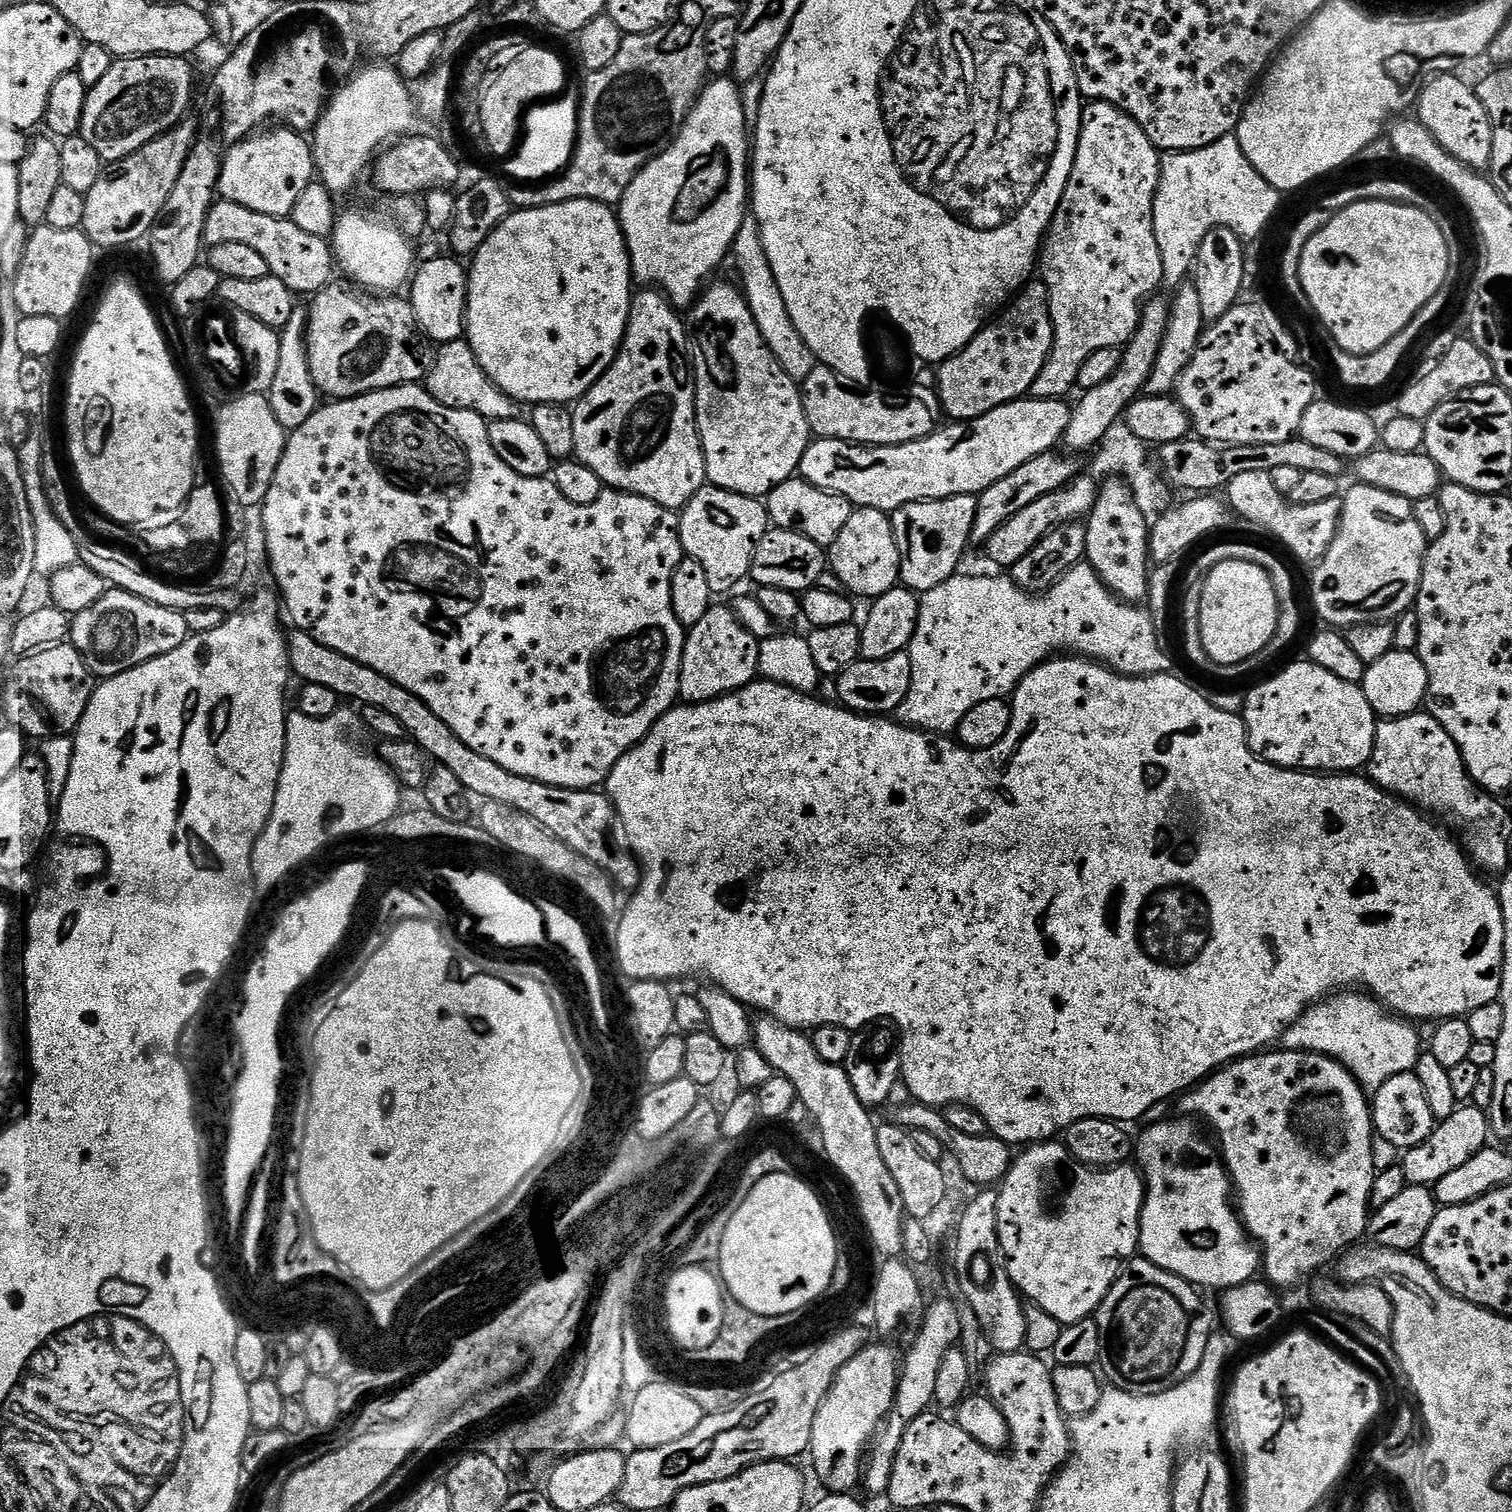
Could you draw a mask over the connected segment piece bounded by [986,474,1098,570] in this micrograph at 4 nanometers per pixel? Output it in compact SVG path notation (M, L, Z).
M1084 474L1071 484L1067 484L1065 488L1054 490L1054 494L1046 494L1038 498L1038 502L1030 502L1026 510L1018 510L1018 514L1014 514L1010 522L998 526L998 530L990 534L986 545L989 558L1000 567L997 569L1011 570L1019 560L1026 558L1026 554L1030 554L1030 550L1034 550L1034 546L1038 546L1038 542L1042 542L1042 538L1051 528L1056 528L1059 524L1071 524L1087 517L1096 501L1097 491L1097 481L1092 476Z

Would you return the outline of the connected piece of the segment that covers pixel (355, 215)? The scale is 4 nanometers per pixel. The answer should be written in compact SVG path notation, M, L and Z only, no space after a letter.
M364 212L339 213L336 228L330 237L335 263L353 285L376 294L396 294L409 283L414 271L413 241L395 223L371 220Z

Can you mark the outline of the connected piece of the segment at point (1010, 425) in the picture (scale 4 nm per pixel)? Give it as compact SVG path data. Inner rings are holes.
M1063 399L1012 400L973 420L949 423L949 428L941 427L924 440L890 448L816 438L802 454L799 475L822 490L846 498L856 508L873 508L889 514L923 500L976 496L986 486L994 486L998 478L1014 474L1022 462L1053 451L1063 441L1072 410L1060 400Z

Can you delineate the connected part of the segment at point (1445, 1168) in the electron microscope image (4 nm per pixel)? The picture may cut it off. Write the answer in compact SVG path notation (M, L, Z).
M1460 1106L1450 1118L1439 1121L1433 1128L1426 1142L1418 1142L1418 1146L1403 1149L1404 1161L1399 1161L1398 1167L1406 1174L1408 1185L1435 1186L1446 1178L1446 1174L1458 1170L1458 1166L1470 1162L1474 1154L1478 1154L1490 1144L1490 1116L1487 1111L1473 1106Z

